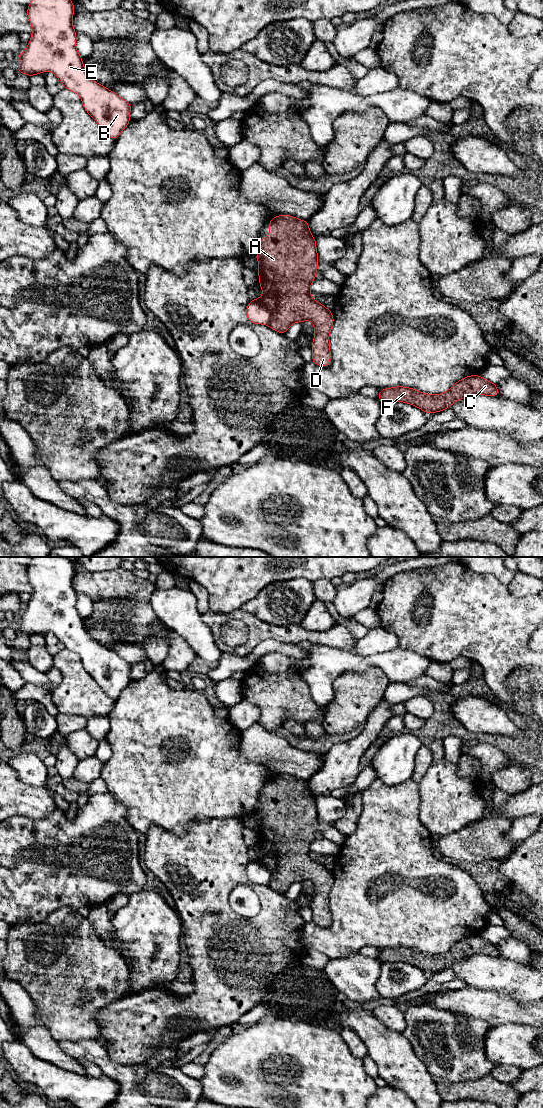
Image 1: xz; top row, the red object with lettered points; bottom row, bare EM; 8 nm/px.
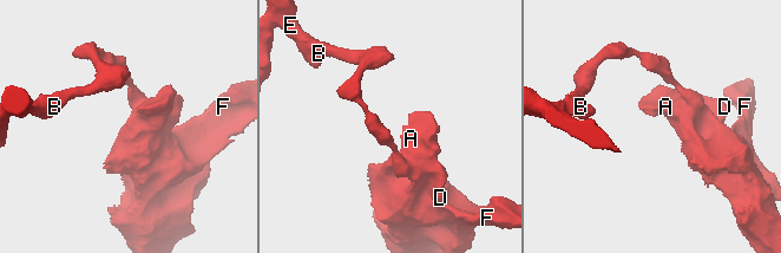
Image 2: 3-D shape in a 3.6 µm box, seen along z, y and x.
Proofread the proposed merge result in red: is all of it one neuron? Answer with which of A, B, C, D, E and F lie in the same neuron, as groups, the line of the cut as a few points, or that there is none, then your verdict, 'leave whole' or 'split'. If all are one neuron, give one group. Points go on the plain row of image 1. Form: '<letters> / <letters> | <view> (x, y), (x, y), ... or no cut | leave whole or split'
A C D F / B E | xz (252, 860), (261, 864), (270, 874), (267, 884) | split

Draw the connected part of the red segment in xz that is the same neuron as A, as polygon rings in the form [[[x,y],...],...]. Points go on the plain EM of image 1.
[[[287,774],[275,776],[269,781],[269,797],[261,798],[258,806],[259,813],[255,818],[259,822],[258,842],[263,851],[263,856],[252,861],[257,861],[269,871],[271,875],[267,885],[280,894],[285,894],[289,887],[296,882],[312,881],[314,884],[314,900],[311,904],[312,922],[318,926],[328,926],[331,921],[329,893],[334,883],[334,877],[332,871],[311,856],[310,845],[316,839],[319,819],[316,799],[311,794],[308,781]]]

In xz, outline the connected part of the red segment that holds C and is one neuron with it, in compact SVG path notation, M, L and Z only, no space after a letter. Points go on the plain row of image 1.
M478 934L460 939L443 954L425 954L414 948L396 946L381 949L377 959L381 963L405 962L431 974L448 969L454 962L477 954L496 957L499 956L498 947Z

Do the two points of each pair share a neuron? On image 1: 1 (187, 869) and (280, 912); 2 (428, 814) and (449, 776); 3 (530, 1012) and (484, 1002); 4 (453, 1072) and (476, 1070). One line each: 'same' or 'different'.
1: same
2: same
3: same
4: same

